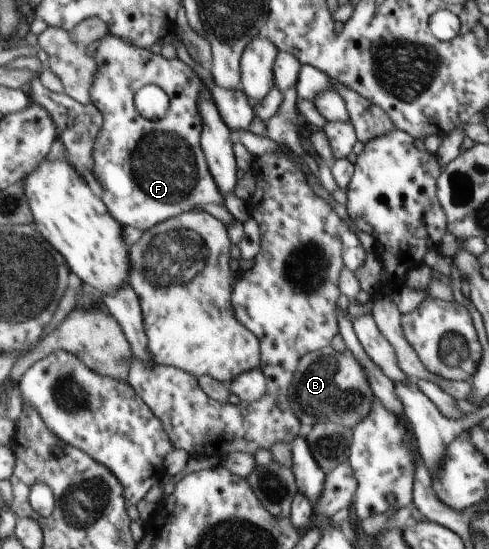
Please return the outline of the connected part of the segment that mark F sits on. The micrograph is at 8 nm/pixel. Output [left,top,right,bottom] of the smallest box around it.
[92,34,226,232]

